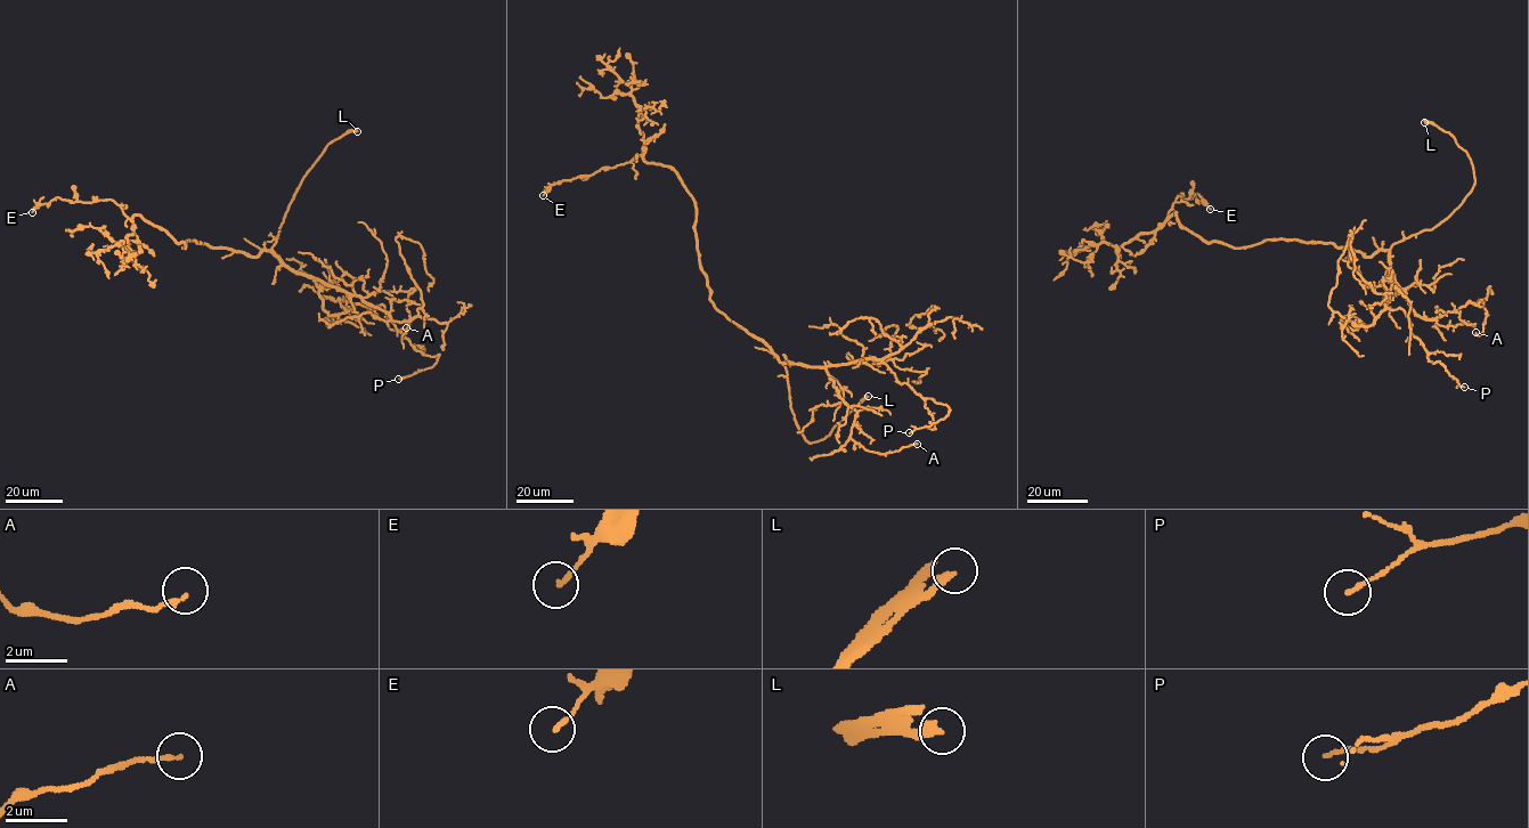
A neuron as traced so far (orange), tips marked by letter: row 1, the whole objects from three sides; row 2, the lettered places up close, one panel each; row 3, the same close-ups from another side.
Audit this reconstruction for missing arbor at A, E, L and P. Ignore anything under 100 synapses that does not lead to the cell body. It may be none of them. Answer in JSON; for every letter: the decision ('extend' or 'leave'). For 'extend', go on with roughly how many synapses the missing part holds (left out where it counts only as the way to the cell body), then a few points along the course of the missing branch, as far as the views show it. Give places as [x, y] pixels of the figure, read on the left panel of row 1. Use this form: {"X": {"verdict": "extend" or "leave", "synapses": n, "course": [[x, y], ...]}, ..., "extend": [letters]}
{"A": {"verdict": "leave"}, "E": {"verdict": "leave"}, "L": {"verdict": "extend", "course": [[357, 131], [379, 127], [400, 128]]}, "P": {"verdict": "leave"}, "extend": ["L"]}

